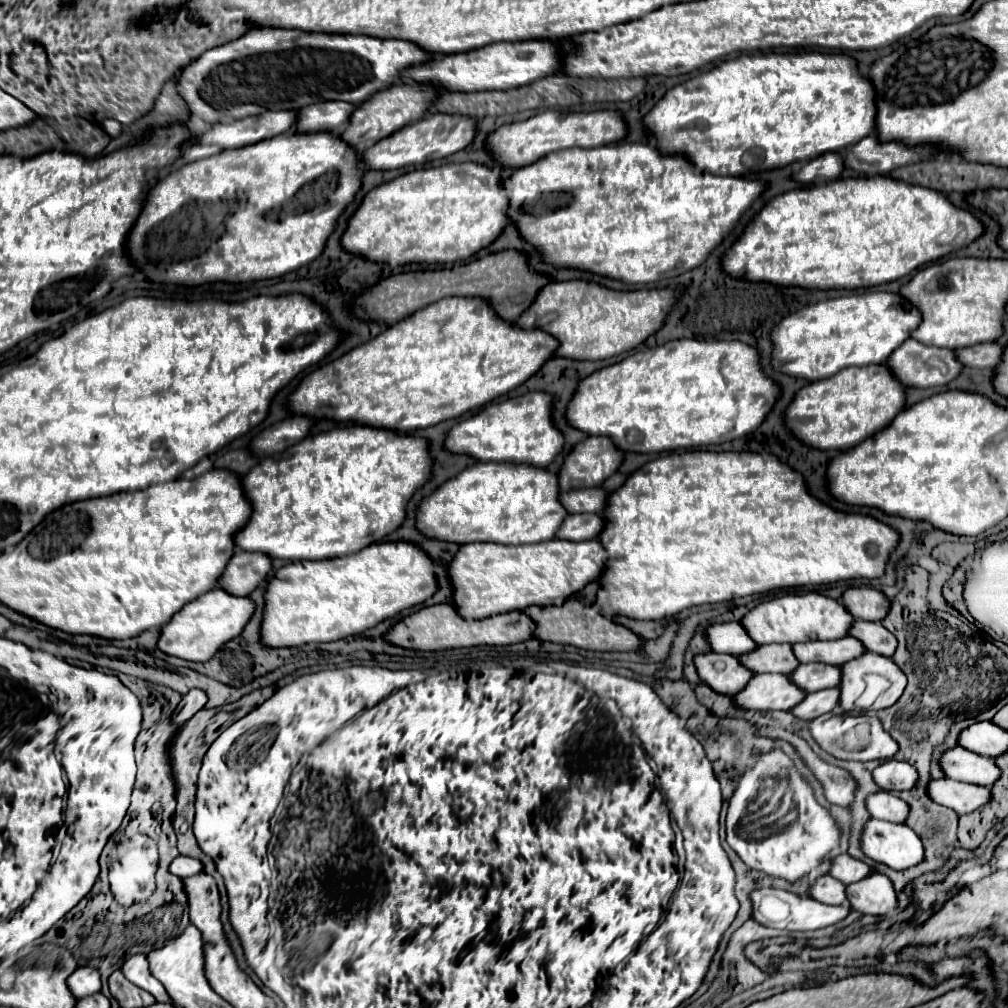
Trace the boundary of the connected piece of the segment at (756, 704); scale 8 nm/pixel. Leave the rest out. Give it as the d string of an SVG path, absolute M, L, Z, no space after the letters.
M758 674L750 684L734 696L736 706L752 710L792 710L806 698L806 692L798 688L786 674Z

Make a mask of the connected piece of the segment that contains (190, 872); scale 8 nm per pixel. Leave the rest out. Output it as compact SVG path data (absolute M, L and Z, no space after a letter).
M180 854L178 858L174 858L172 864L170 864L170 872L176 874L176 876L180 876L180 878L196 876L196 874L200 874L202 870L204 870L204 866L202 866L200 860L190 858L190 856L182 856L182 854Z

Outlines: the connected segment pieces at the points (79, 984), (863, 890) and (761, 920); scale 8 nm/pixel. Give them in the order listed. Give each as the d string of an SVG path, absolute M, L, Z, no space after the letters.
M92 966L78 968L78 972L74 972L74 976L70 976L70 988L74 988L74 994L78 998L92 996L92 994L100 992L102 990L100 972L96 968L92 968Z
M884 874L868 876L866 880L860 880L858 884L846 886L846 890L848 890L848 900L852 908L862 914L884 916L898 906L894 884Z
M760 888L752 892L752 904L754 904L754 920L758 920L758 924L768 926L768 928L776 928L776 930L820 930L832 924L842 922L852 908L850 906L832 906L832 904L824 904L818 900L810 900L810 898L800 898L796 894L784 892L784 890L772 890L772 888Z

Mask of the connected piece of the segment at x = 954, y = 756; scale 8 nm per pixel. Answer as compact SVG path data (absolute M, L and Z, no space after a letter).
M962 746L948 750L940 762L942 762L946 778L958 780L958 782L990 786L990 784L998 782L1002 776L1002 770L996 766L996 762L992 758L980 756Z

